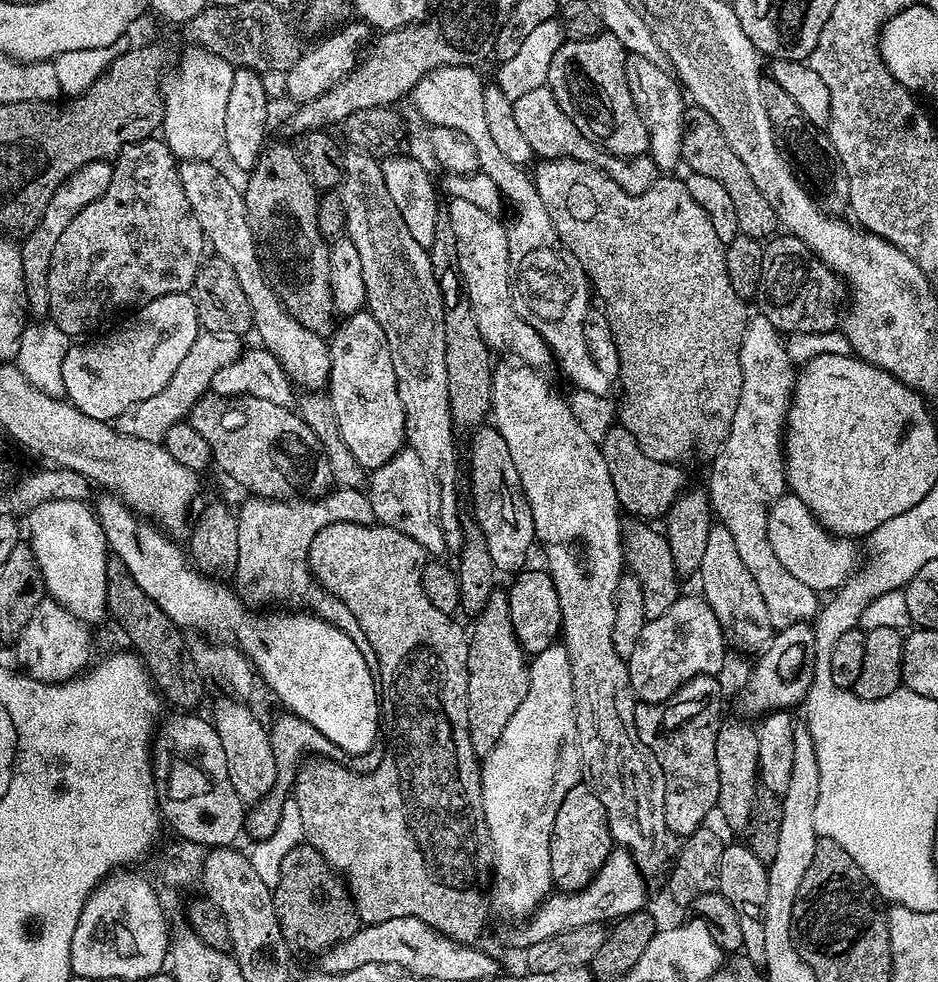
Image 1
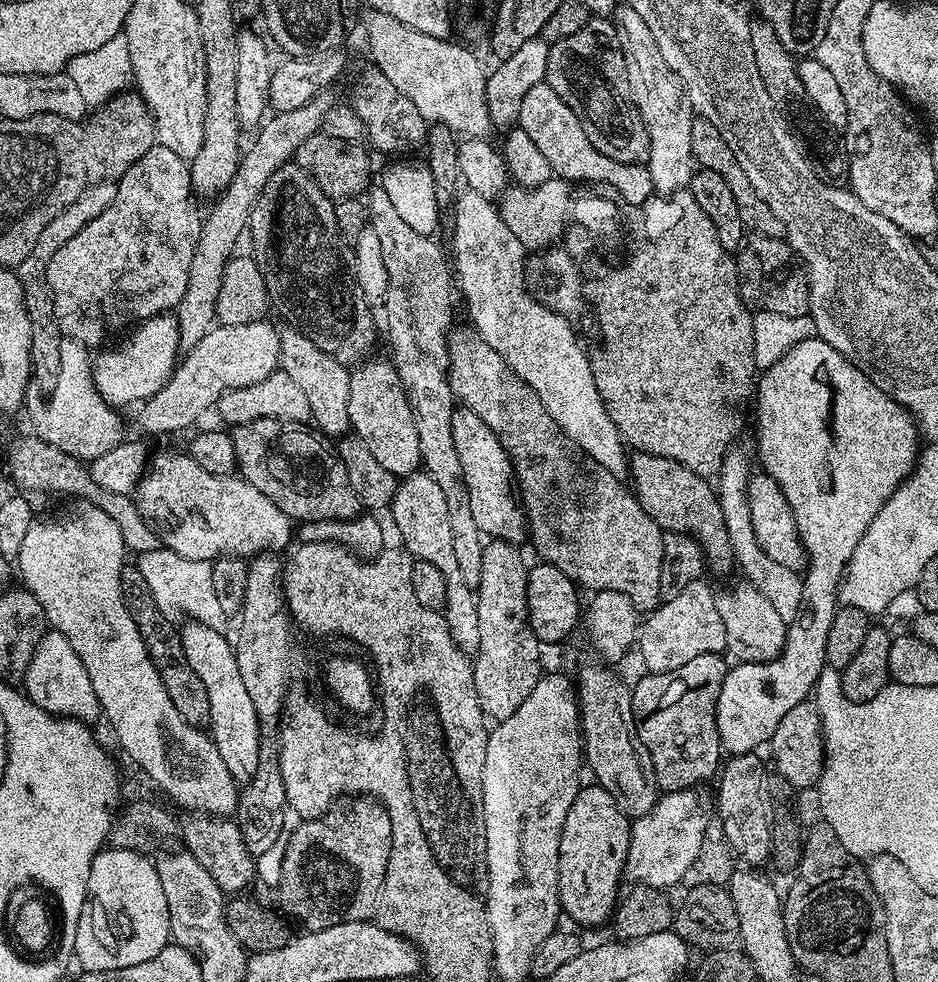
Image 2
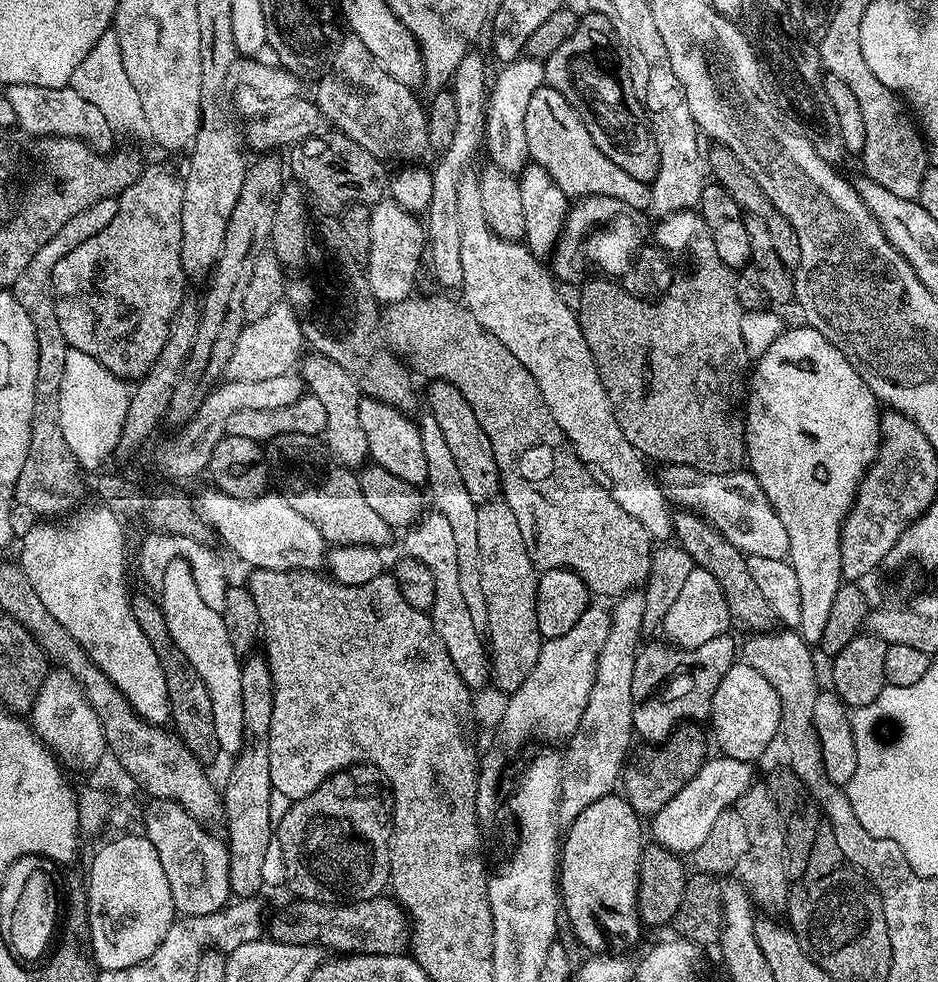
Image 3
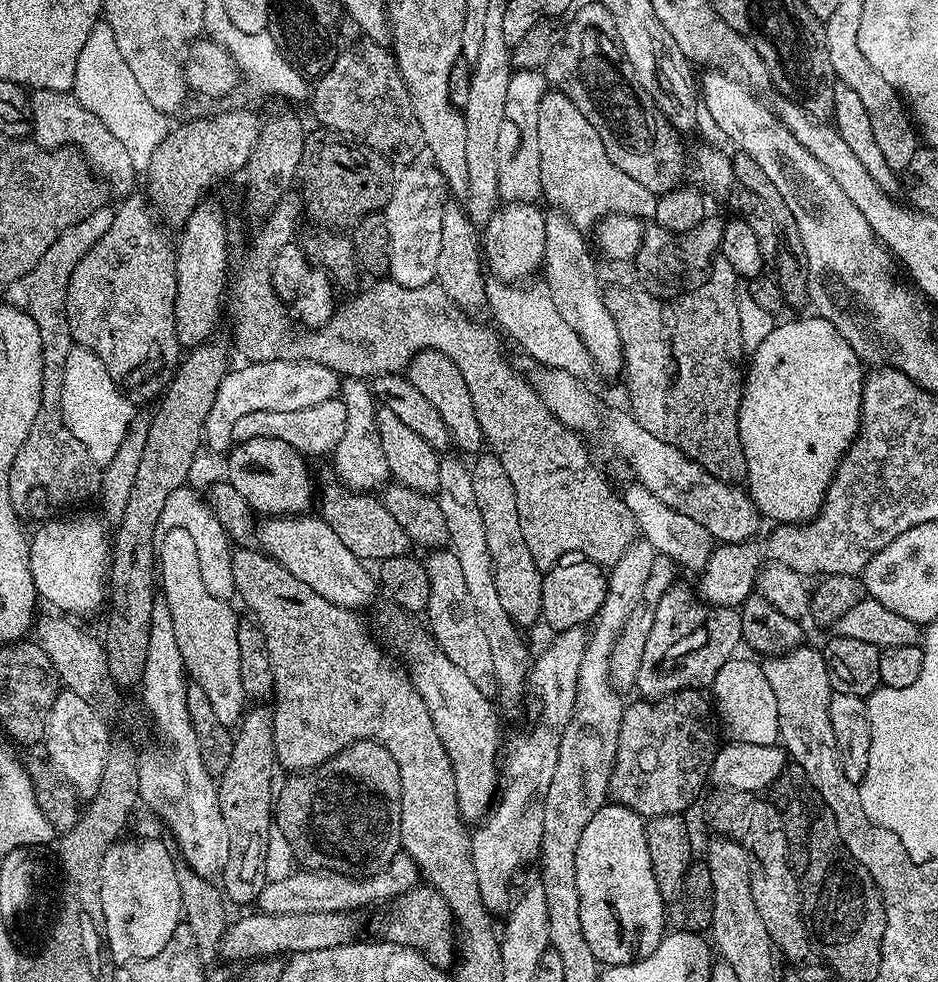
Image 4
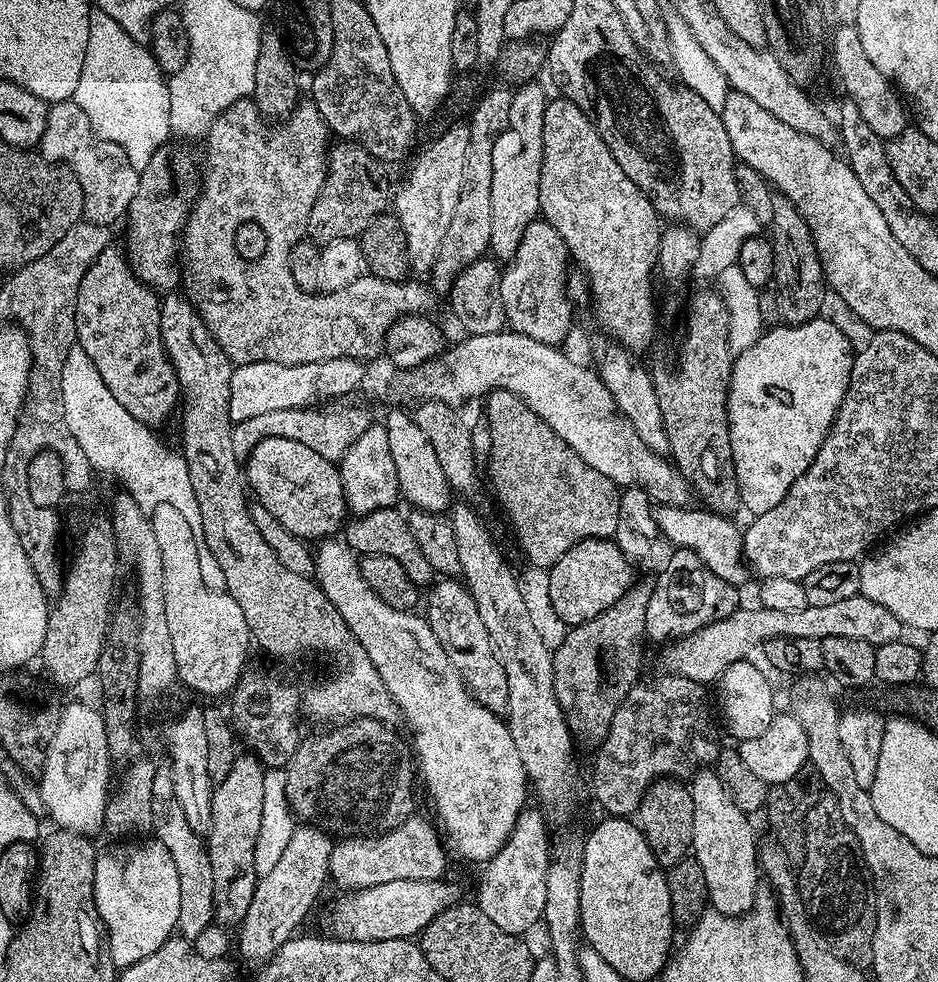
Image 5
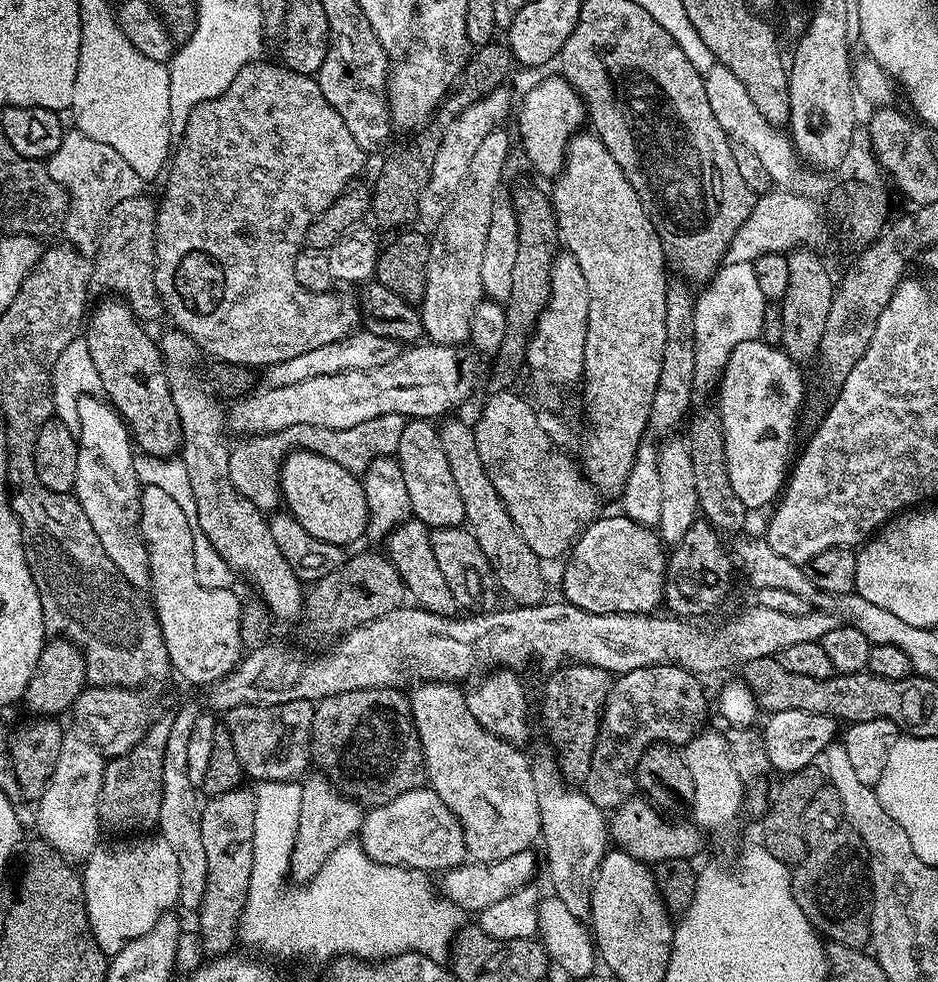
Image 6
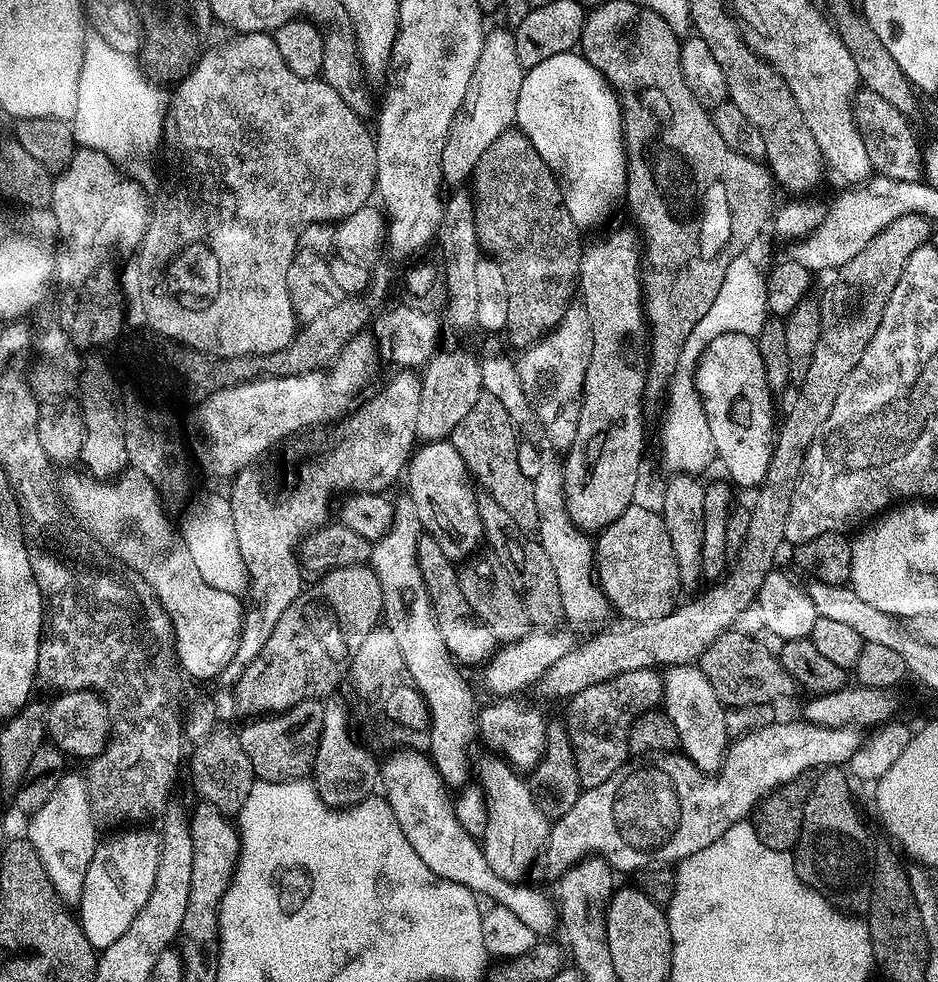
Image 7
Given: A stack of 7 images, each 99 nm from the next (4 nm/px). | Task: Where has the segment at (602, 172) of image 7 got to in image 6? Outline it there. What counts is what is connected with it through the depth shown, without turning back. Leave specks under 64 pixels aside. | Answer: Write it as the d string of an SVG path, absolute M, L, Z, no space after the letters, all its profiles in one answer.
M553 74L552 77L549 78L549 80L544 80L541 82L541 84L536 84L533 86L532 89L529 90L528 93L524 96L524 101L519 101L518 104L518 112L520 108L520 140L522 143L524 143L524 152L526 155L528 155L528 160L530 163L533 164L534 167L537 168L538 171L541 172L544 176L549 176L549 178L555 178L559 176L561 168L564 167L564 154L568 150L568 142L572 139L573 136L577 135L581 131L580 128L583 126L585 127L586 124L586 109L584 107L583 100L580 99L580 96L578 93L572 89L572 85L568 83L567 80L561 78L559 75Z

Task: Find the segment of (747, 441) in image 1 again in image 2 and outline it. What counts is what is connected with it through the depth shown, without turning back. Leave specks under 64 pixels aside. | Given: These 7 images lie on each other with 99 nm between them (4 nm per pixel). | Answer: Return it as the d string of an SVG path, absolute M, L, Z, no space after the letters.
M728 451L718 473L718 481L720 480L718 495L722 506L722 518L726 518L726 534L730 534L730 550L734 550L735 567L738 572L740 568L739 575L749 580L758 590L758 594L762 594L762 598L766 598L766 602L770 602L770 606L774 606L774 610L782 614L784 621L790 622L798 614L798 606L802 602L802 576L800 572L790 570L790 566L782 566L779 562L774 562L774 558L770 558L770 554L766 554L766 550L758 546L748 505L748 482L754 469L748 465L747 454L736 451Z

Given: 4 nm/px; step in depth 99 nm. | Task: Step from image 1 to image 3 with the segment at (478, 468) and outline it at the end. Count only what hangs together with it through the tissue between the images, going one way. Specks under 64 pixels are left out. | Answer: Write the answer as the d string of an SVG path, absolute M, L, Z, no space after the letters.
M433 379L428 388L427 407L438 418L438 426L446 437L446 446L454 454L454 462L458 462L458 470L462 473L462 482L466 482L466 490L470 490L470 498L478 506L488 500L497 499L501 495L502 485L498 462L494 462L494 446L490 446L490 438L486 438L486 430L478 423L478 414L466 402L466 394L458 390L449 380Z

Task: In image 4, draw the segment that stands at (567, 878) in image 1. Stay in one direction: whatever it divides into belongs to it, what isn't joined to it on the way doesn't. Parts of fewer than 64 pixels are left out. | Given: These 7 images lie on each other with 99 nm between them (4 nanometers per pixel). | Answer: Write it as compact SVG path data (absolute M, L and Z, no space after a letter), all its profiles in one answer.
M606 802L586 822L582 839L578 841L578 854L574 858L574 870L578 878L578 914L582 918L582 934L594 950L594 958L601 965L629 964L639 957L654 953L666 933L666 901L658 890L658 878L650 866L650 846L646 846L645 817L615 802Z

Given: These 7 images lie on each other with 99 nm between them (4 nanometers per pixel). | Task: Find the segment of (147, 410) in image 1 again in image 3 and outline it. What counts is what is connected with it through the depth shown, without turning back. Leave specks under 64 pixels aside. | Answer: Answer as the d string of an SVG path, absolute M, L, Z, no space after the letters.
M287 299L280 300L262 318L245 323L242 334L238 334L238 346L234 346L234 354L228 363L227 379L254 382L276 378L289 372L296 366L296 362L299 363L300 352L305 342L300 319L291 303Z

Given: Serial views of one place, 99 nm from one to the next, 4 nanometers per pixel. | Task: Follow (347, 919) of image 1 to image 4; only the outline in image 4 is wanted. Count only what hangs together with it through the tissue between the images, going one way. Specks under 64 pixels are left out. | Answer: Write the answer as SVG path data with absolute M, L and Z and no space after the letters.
M359 740L350 746L346 746L334 758L330 758L325 764L320 764L317 768L310 768L307 772L292 774L287 777L289 780L284 785L279 785L278 795L274 800L274 828L281 832L290 842L295 859L300 860L305 869L328 868L345 874L371 874L376 873L387 865L401 851L400 846L400 819L402 818L402 778L398 774L398 762L381 744L375 744L373 740Z

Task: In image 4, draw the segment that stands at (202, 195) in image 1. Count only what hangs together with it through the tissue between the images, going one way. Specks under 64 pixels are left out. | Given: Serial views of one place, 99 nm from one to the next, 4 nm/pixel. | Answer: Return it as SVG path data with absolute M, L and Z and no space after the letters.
M348 378L341 383L339 399L346 406L346 430L342 442L338 442L334 459L339 483L354 492L375 493L389 483L390 473L386 466L386 454L382 454L382 438L378 438L376 410L378 401L369 385L360 378Z

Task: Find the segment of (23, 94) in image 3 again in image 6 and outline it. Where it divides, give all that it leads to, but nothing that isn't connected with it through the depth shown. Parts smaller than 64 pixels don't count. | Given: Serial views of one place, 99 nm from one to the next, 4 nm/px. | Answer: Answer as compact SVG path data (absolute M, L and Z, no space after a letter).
M78 130L65 131L62 146L49 156L46 167L50 178L68 191L68 217L64 219L63 235L70 242L82 239L91 232L98 222L99 215L105 210L117 206L123 199L141 195L142 181L134 170L130 170L130 162L114 146L106 146L106 142L94 142L94 138L86 138Z

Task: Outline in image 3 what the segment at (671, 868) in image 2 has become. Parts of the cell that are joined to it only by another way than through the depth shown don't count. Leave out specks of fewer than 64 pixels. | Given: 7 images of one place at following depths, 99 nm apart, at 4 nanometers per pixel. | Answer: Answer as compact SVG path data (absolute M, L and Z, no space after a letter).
M723 754L714 756L705 759L704 765L698 770L698 774L694 774L694 778L690 778L690 782L686 782L682 786L682 790L678 790L678 794L674 794L674 798L670 798L670 802L666 802L666 806L662 806L662 810L658 810L655 816L651 817L651 839L653 836L656 839L655 843L667 852L677 854L691 854L694 852L698 846L701 846L702 842L708 839L710 830L714 827L715 819L722 814L724 809L731 809L736 801L740 799L740 796L754 783L753 765L749 761L730 758Z

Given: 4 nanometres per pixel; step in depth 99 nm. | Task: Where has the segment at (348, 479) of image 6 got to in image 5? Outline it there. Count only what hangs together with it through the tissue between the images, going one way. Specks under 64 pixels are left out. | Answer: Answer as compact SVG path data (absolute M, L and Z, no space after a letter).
M262 438L246 457L244 477L255 503L270 510L289 534L305 542L320 542L341 531L348 503L344 501L340 469L310 446L294 442L294 438Z

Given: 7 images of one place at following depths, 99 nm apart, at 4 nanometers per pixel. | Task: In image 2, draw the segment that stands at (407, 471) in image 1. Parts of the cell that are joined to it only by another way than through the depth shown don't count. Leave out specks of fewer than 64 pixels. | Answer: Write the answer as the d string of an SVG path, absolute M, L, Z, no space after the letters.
M423 470L403 477L396 485L396 493L390 505L391 512L392 520L396 523L396 528L400 531L401 538L404 539L404 544L402 543L403 551L415 559L430 562L434 566L438 566L438 570L442 570L446 580L446 600L442 615L446 626L450 630L450 638L454 638L458 650L462 650L469 658L475 657L478 650L476 593L470 586L466 586L466 582L462 582L462 574L458 571L458 561L454 555L454 538L450 538L450 510L446 510L446 498L438 487L438 482L434 482L434 478L430 478L430 474Z

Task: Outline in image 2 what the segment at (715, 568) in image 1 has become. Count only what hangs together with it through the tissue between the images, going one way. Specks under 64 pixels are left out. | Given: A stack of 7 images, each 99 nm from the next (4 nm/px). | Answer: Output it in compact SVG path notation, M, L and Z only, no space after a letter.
M740 578L737 581L737 584L715 593L718 618L722 618L722 626L726 626L727 655L736 662L775 660L784 648L788 624L782 614L778 614L778 610L774 610L774 606L770 606L762 594L758 594L749 580Z

